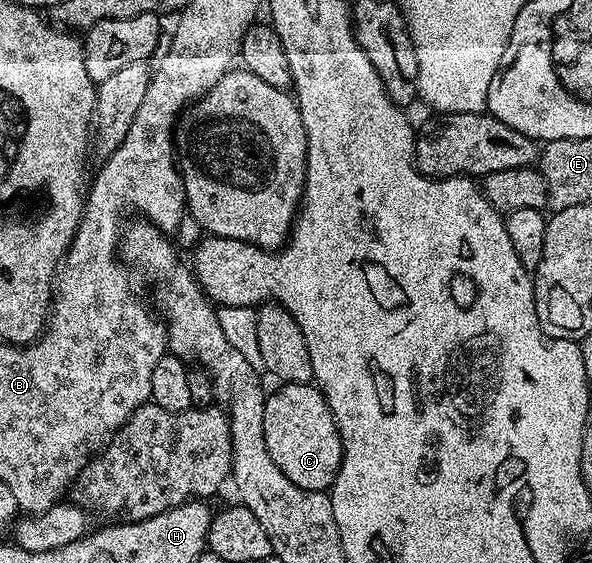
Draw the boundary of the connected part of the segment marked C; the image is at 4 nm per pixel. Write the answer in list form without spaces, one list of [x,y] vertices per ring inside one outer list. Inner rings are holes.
[[[288,381],[277,387],[279,389],[271,392],[264,403],[264,443],[268,443],[268,455],[272,455],[276,467],[280,467],[296,487],[325,493],[334,484],[342,462],[342,440],[326,397],[314,383],[301,385]]]

